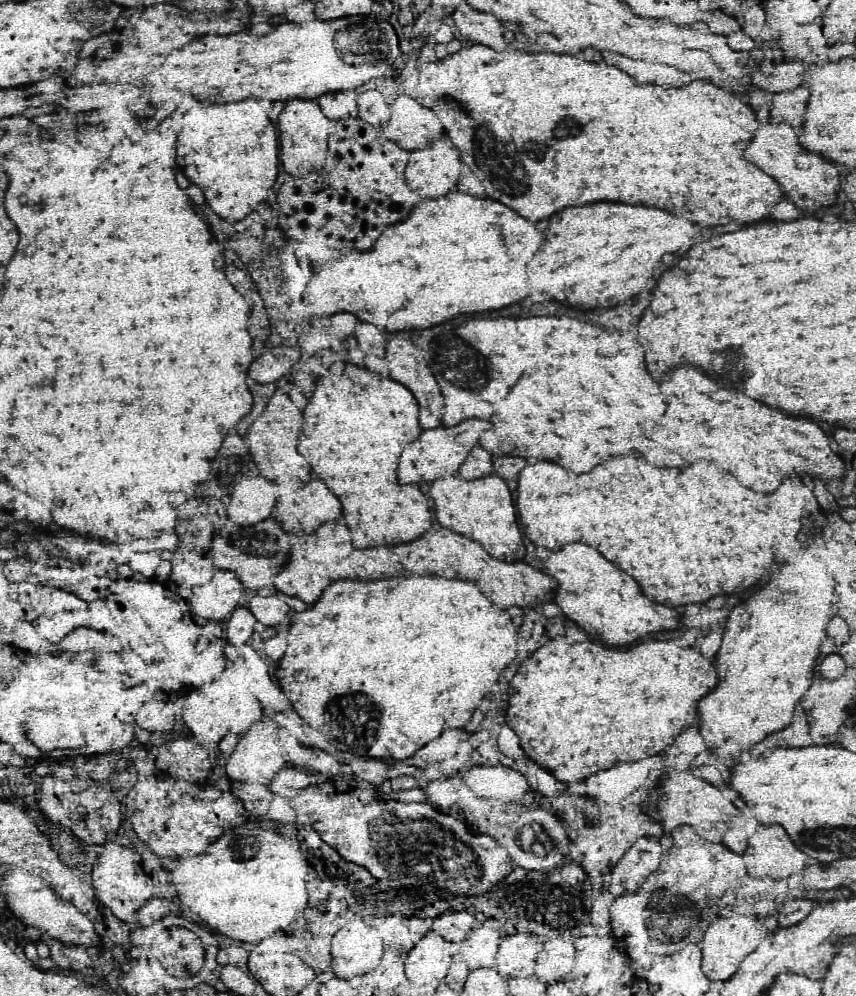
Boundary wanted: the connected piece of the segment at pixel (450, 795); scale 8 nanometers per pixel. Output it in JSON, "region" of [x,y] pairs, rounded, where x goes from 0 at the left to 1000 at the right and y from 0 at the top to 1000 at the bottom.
{"region":[[[516,780],[516,782],[505,784],[500,788],[500,798],[502,798],[505,806],[509,806],[512,810],[528,810],[530,806],[537,804],[535,792],[528,786],[528,782],[523,782],[523,780]]]}

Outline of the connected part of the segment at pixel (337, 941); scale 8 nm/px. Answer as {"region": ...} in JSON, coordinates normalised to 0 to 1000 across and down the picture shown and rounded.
{"region":[[[418,923],[407,925],[388,943],[388,973],[397,983],[435,975],[446,959],[449,949],[442,935]]]}

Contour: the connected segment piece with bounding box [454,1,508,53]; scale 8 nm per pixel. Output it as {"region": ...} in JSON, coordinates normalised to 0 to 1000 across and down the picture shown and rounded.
{"region":[[[540,1],[530,9],[530,21],[533,21],[537,35],[549,39],[551,43],[568,45],[568,47],[584,51],[584,53],[593,47],[593,43],[586,35],[586,25],[572,13],[554,11]]]}

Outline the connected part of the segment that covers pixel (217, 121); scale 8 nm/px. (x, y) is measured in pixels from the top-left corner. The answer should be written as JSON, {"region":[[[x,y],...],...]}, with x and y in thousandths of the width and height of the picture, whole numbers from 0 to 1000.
{"region":[[[271,101],[262,105],[234,105],[215,115],[215,126],[208,134],[208,164],[215,166],[222,182],[238,190],[245,210],[259,220],[276,222],[285,218],[294,206],[304,204],[322,180],[325,140],[308,109],[299,101]]]}

